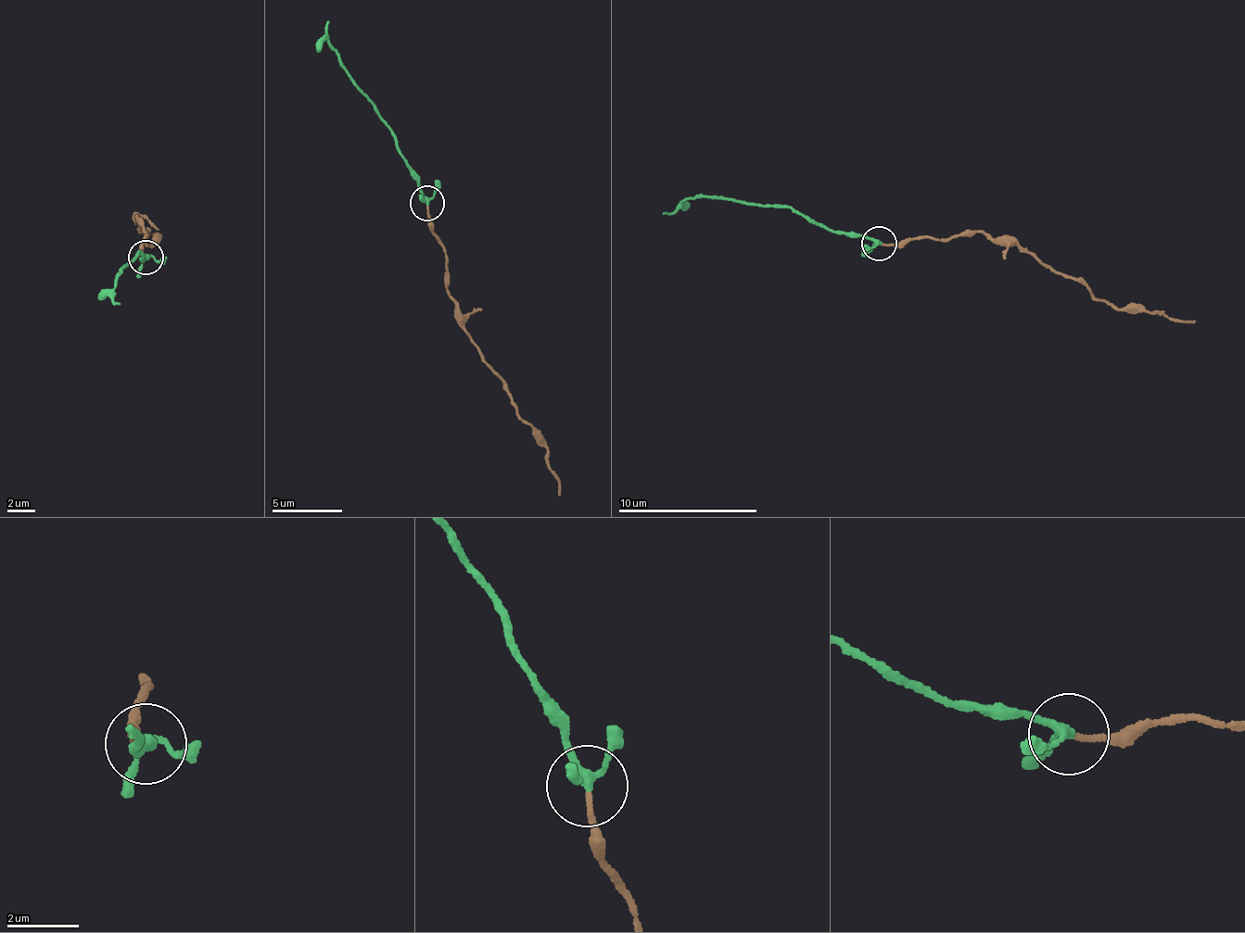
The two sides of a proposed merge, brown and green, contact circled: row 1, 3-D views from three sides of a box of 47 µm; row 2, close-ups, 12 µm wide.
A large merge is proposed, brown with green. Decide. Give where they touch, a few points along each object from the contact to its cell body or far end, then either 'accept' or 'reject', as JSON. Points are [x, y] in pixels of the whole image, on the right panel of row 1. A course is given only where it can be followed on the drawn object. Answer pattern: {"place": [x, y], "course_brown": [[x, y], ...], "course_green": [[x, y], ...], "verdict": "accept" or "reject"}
{"place": [879, 243], "course_brown": [[881, 242], [901, 243], [922, 235], [1010, 238], [1079, 283], [1097, 298], [1196, 321]], "course_green": [[878, 242], [807, 222], [786, 207], [694, 197], [671, 213], [662, 215]], "verdict": "accept"}

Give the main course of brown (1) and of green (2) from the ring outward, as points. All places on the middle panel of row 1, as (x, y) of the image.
1: (425, 205), (426, 226), (437, 238), (447, 267), (455, 321), (505, 385), (514, 407), (548, 450), (561, 495)
2: (425, 202), (396, 135), (378, 116), (331, 44), (326, 31), (330, 20)

